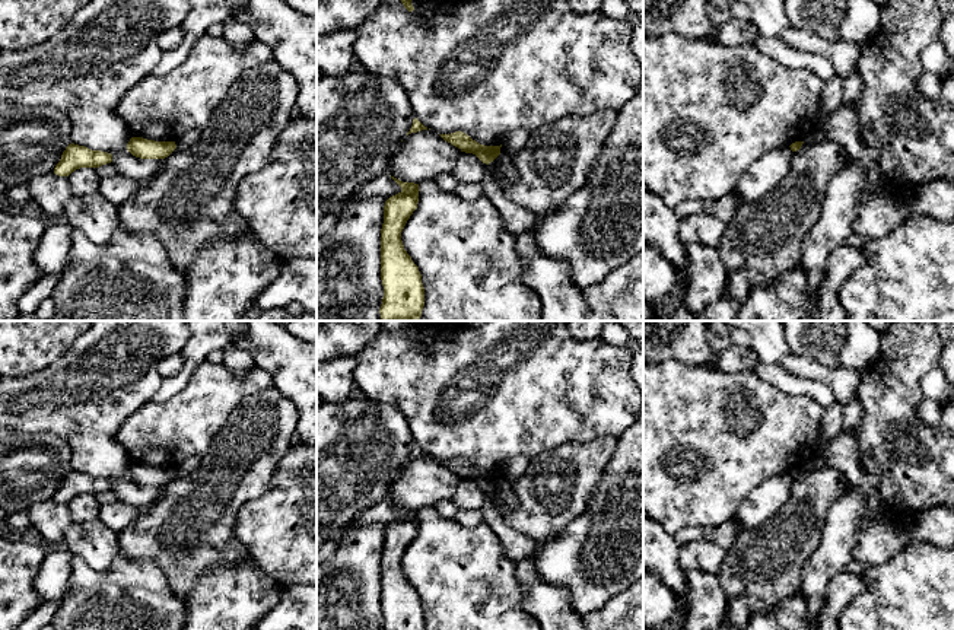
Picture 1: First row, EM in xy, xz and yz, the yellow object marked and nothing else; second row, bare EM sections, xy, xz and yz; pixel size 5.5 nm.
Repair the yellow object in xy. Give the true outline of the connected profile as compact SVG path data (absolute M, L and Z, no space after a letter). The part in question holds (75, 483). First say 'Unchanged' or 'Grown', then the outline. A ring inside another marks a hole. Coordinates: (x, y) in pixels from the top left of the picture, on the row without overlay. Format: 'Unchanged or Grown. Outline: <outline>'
Unchanged. Outline: M71 470L63 478L60 489L54 494L54 500L58 503L69 503L76 496L99 494L111 489L112 489L111 480L90 477L85 472Z

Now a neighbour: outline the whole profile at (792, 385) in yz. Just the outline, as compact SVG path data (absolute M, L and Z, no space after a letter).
M779 363L770 366L757 365L754 372L759 378L775 385L791 397L807 395L823 408L829 408L833 402L836 402L833 391L826 384L792 375Z

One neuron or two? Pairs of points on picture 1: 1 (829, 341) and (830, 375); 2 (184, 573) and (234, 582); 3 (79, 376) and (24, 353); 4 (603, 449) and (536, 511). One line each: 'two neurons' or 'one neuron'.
1: two neurons
2: two neurons
3: two neurons
4: one neuron

